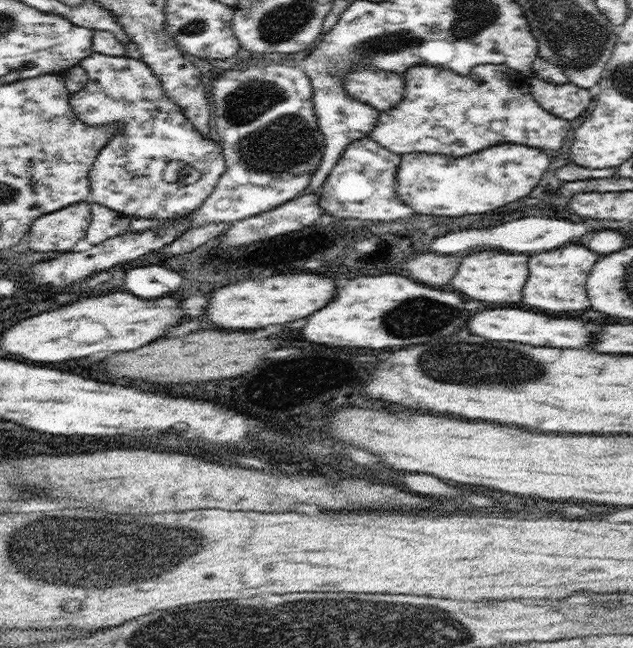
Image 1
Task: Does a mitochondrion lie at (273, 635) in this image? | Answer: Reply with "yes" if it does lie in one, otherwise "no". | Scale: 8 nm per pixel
yes

